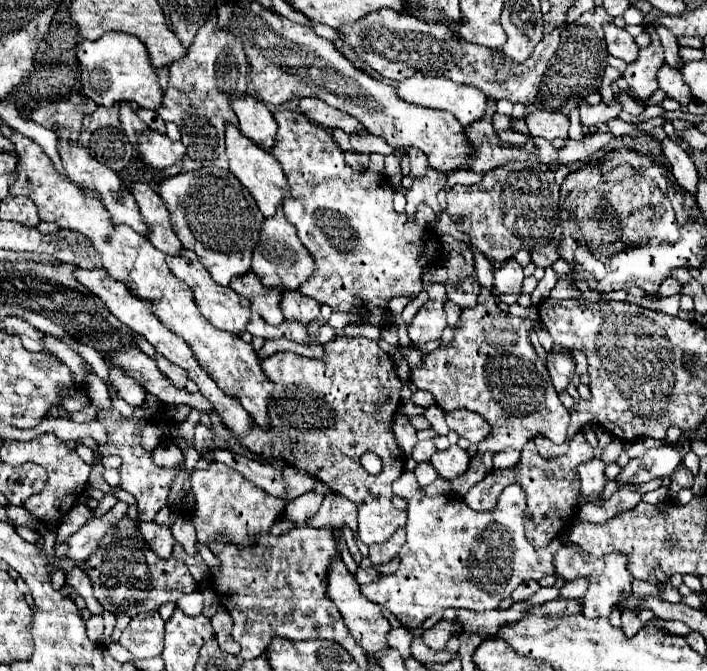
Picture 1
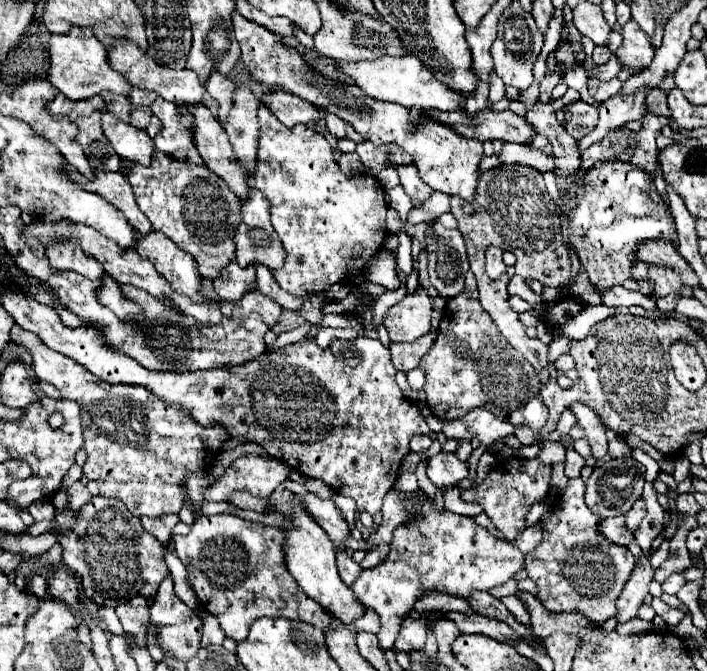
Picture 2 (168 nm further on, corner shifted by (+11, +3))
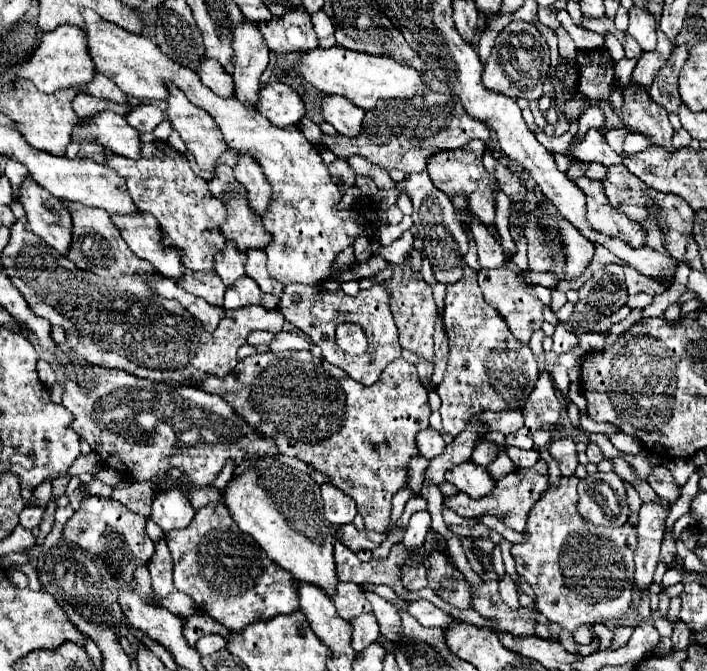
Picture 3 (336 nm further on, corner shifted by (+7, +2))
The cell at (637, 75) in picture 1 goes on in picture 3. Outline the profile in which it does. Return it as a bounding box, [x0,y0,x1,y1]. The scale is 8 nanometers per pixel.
[628,7,656,51]

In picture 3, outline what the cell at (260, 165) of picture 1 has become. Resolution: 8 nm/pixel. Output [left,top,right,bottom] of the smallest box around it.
[166,83,228,171]

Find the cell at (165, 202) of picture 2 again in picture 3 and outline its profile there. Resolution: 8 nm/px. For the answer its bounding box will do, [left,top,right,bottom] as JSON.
[108,141,224,271]

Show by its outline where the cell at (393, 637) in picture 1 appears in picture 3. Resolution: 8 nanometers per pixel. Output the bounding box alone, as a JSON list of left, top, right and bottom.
[332,581,368,621]

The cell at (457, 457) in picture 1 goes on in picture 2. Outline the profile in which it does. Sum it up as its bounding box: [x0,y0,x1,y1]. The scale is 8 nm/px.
[428,452,468,486]

